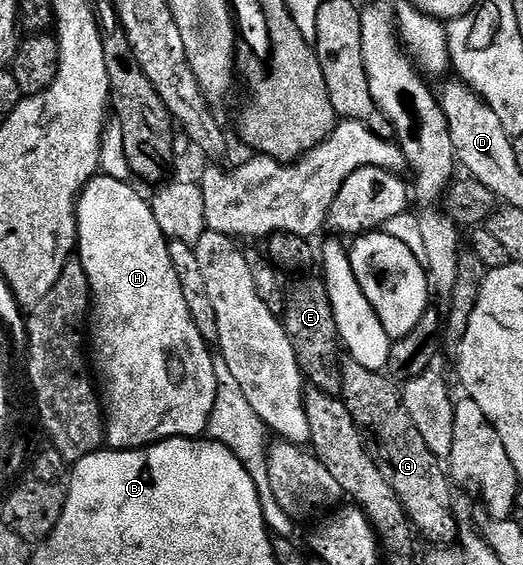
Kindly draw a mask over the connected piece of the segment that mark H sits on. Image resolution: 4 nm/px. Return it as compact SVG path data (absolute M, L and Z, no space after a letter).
M98 175L85 185L75 210L75 221L79 227L77 241L77 258L89 278L91 287L91 310L89 313L89 352L95 355L93 368L103 375L101 384L101 400L105 405L105 444L111 450L128 448L145 448L149 444L158 444L161 440L172 440L178 436L199 438L206 433L207 423L213 414L213 402L217 398L217 374L213 370L215 356L209 349L208 341L203 339L201 330L193 322L193 314L189 314L189 306L185 306L185 294L181 294L181 282L177 282L177 270L173 270L173 262L169 258L169 241L163 235L161 226L157 226L157 218L153 218L150 203L126 180L118 180L112 176Z

